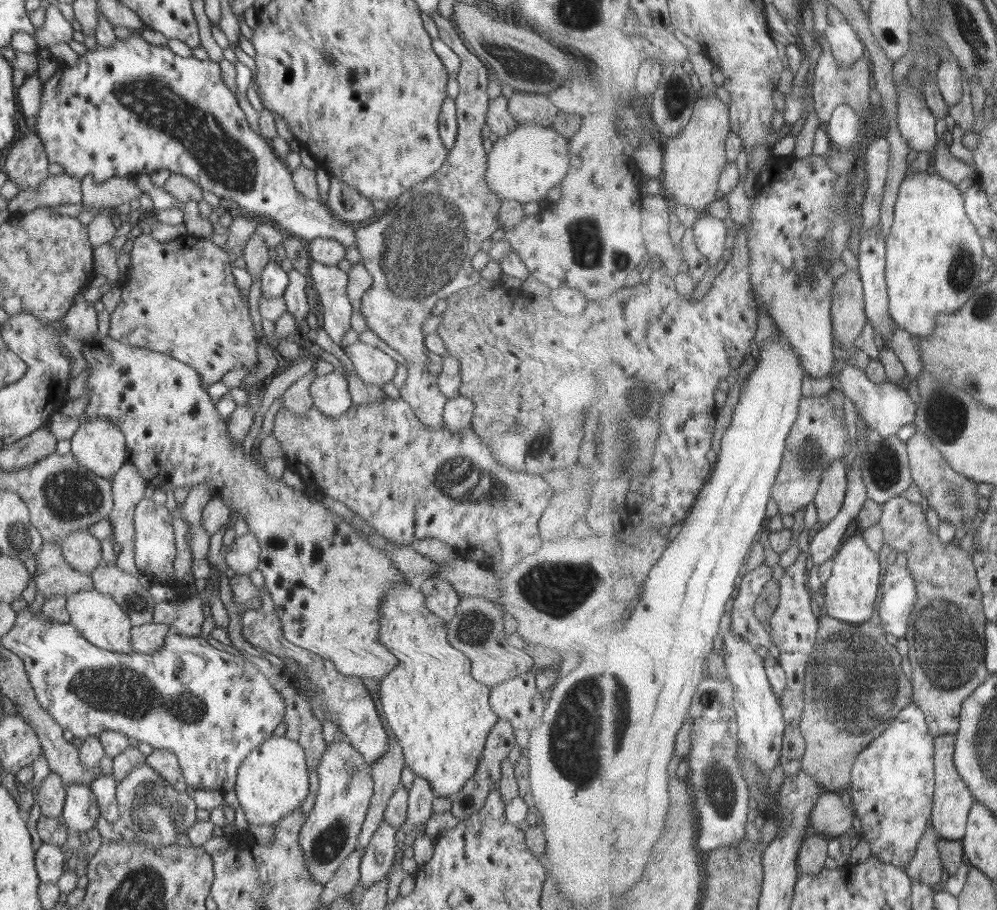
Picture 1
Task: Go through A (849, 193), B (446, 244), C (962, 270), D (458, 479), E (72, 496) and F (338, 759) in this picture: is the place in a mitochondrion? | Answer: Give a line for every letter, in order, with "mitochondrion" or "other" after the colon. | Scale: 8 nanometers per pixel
A: other
B: mitochondrion
C: mitochondrion
D: mitochondrion
E: mitochondrion
F: other

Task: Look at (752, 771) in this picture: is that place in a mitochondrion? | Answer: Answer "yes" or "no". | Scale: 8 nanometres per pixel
yes

